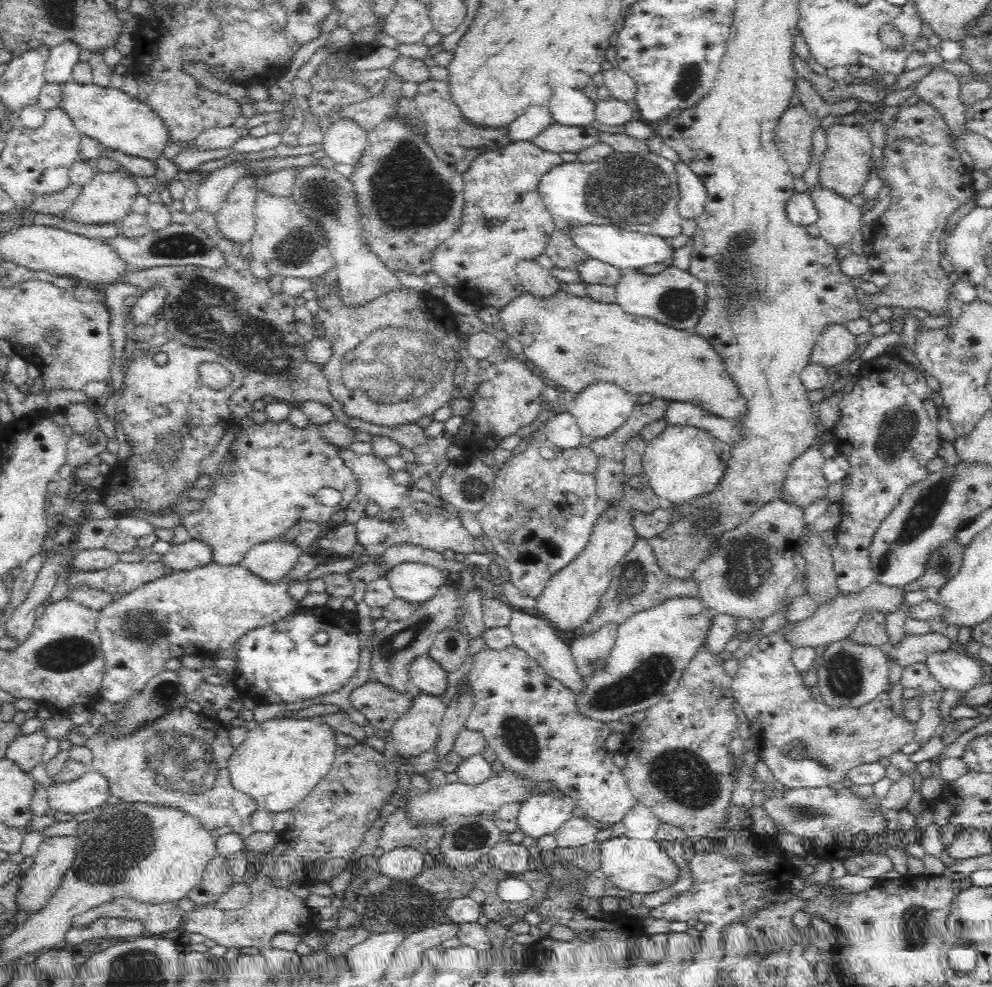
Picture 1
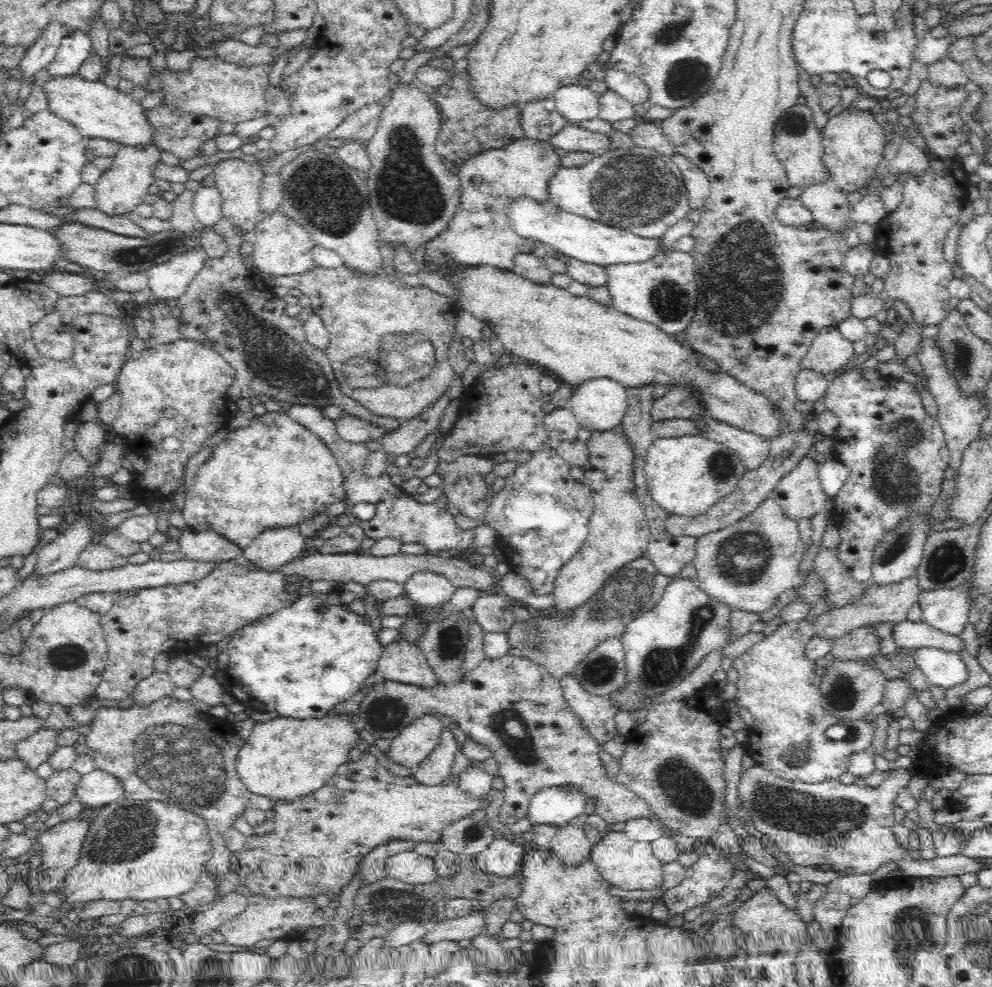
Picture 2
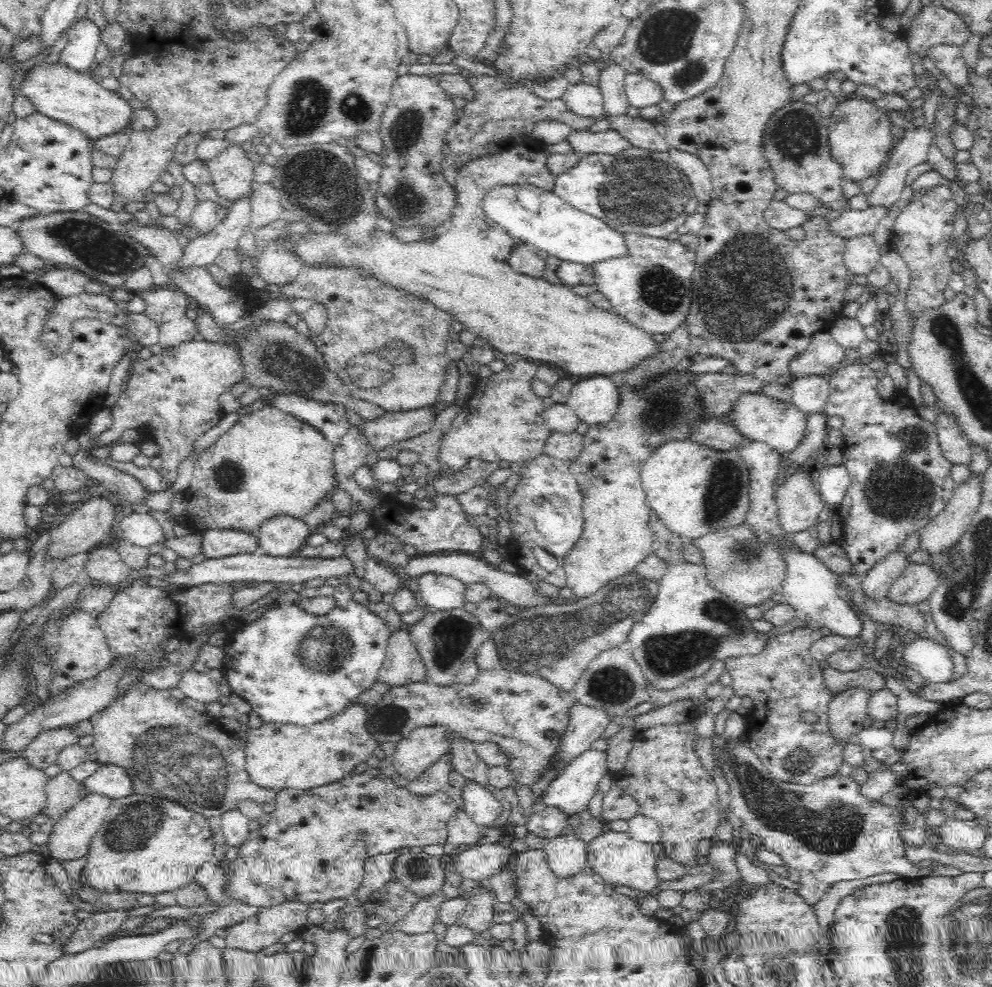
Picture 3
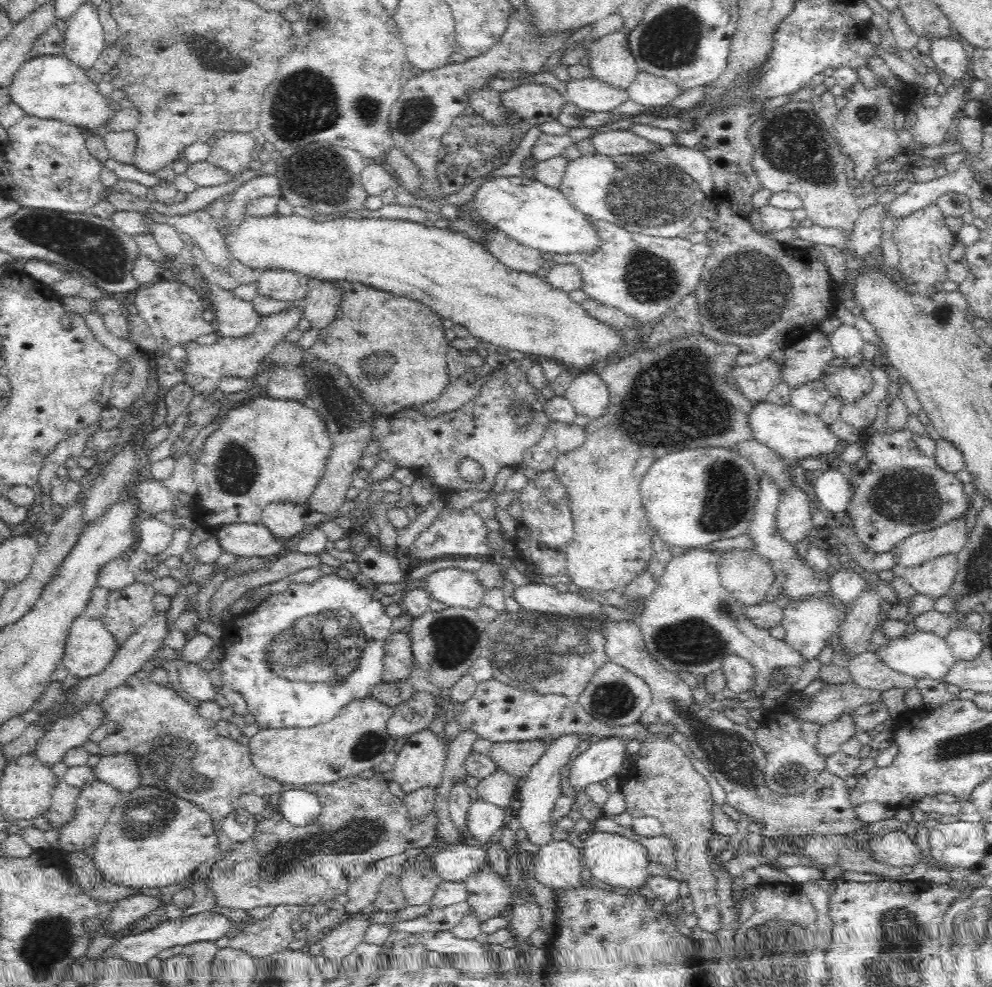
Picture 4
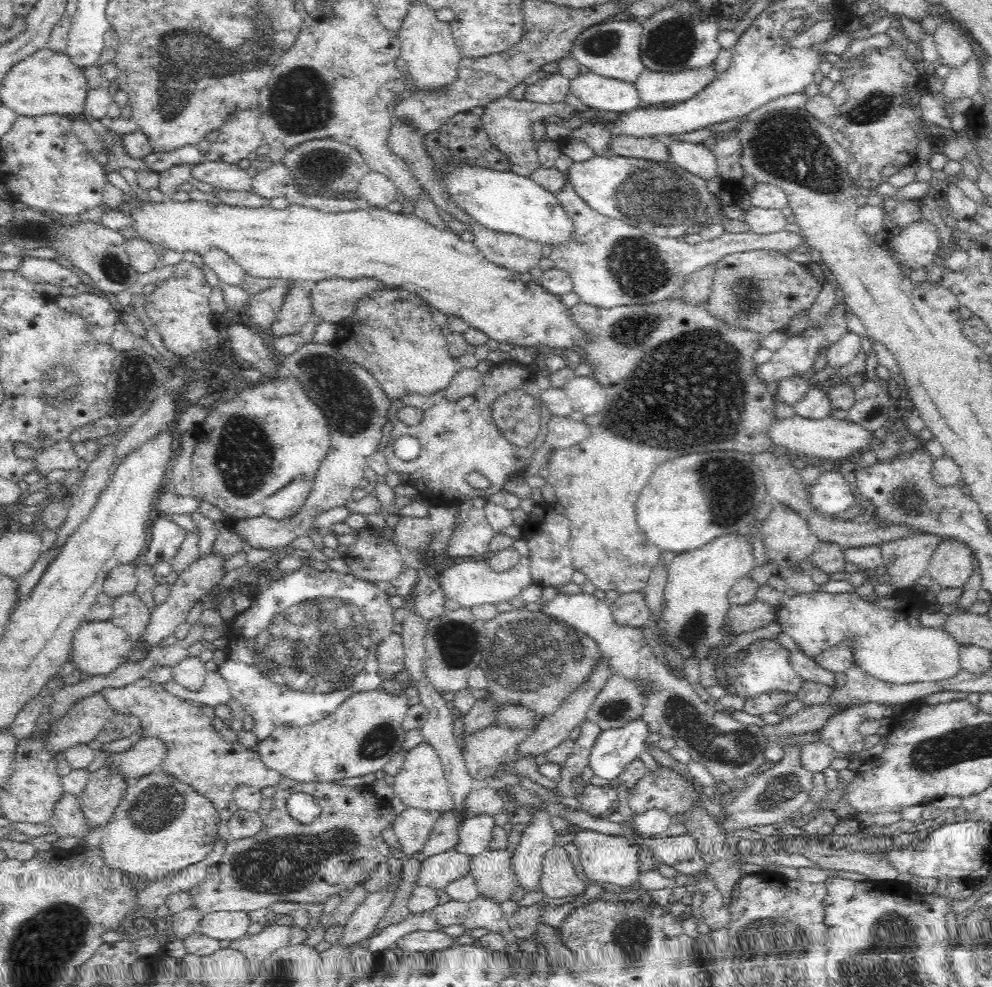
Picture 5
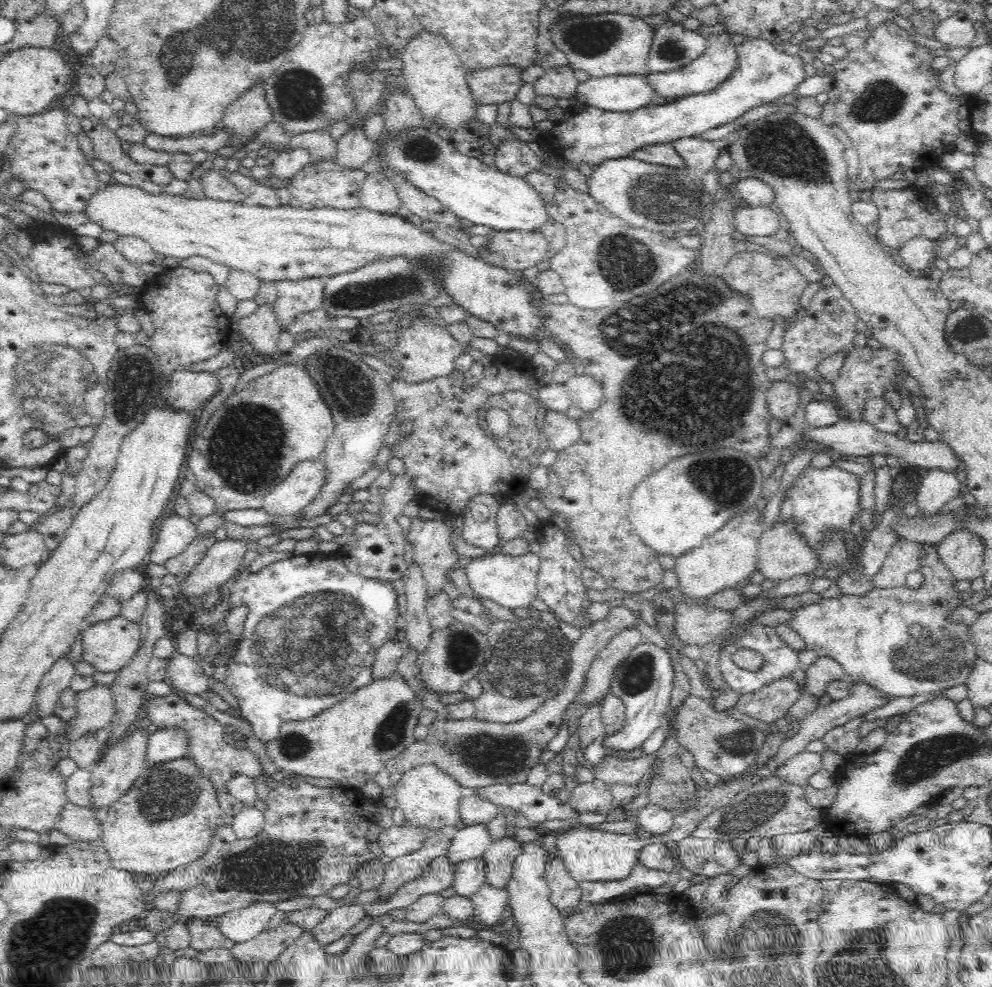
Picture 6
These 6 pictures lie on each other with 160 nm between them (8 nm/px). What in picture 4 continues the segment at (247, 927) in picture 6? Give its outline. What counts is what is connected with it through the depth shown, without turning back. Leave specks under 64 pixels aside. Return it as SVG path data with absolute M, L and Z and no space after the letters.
M213 911L204 912L196 916L180 917L177 920L167 920L158 924L154 929L140 934L127 934L120 940L116 941L111 947L108 947L103 954L106 956L115 956L123 958L125 963L136 963L142 966L146 965L146 962L153 956L156 956L158 952L166 950L171 946L186 946L192 944L192 942L214 942L218 938L226 936L232 932L235 923L230 918L224 916L224 914L214 913Z

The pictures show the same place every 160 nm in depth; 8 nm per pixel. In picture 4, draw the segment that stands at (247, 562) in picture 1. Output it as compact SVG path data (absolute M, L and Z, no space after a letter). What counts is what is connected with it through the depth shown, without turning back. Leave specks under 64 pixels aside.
M271 503L264 508L261 523L266 525L278 540L289 540L304 528L303 518L307 514L308 508L296 503Z

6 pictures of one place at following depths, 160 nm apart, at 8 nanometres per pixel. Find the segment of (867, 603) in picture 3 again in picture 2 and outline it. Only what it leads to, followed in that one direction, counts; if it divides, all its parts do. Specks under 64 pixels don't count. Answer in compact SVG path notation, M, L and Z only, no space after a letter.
M824 546L814 559L813 570L821 576L827 588L825 603L814 603L804 621L813 624L817 616L829 609L840 608L855 603L867 591L867 582L858 582L852 578L841 565L836 553Z

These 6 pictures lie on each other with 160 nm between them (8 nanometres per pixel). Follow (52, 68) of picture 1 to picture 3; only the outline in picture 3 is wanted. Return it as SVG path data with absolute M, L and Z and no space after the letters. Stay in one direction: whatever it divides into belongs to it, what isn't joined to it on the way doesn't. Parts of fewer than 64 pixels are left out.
M90 18L76 20L68 29L68 40L59 61L80 73L86 73L96 62L96 48L101 43L101 31Z

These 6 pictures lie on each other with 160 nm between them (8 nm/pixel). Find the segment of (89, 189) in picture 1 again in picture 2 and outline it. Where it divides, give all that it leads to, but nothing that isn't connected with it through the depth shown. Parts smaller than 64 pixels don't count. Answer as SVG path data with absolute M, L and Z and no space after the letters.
M153 142L142 146L122 145L118 154L113 156L112 167L93 185L97 200L97 209L110 216L122 216L144 202L148 187L156 183L154 168L160 164L162 150Z

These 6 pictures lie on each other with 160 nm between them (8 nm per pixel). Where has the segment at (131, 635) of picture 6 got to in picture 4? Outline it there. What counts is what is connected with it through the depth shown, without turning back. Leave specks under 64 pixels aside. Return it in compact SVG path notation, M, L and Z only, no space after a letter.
M80 615L72 624L61 665L70 675L85 679L100 674L116 656L120 647L114 635L106 628L102 619L88 618Z

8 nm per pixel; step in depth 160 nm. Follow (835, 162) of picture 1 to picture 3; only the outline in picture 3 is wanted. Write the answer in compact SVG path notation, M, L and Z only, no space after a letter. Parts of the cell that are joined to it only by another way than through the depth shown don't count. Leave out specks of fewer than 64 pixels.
M847 96L845 101L842 101L832 116L827 121L829 127L829 143L831 144L831 155L835 162L838 162L843 169L843 178L848 180L864 180L869 176L879 172L882 162L886 162L891 154L894 146L894 137L890 133L892 121L888 116L888 111L877 107L872 100L866 98Z

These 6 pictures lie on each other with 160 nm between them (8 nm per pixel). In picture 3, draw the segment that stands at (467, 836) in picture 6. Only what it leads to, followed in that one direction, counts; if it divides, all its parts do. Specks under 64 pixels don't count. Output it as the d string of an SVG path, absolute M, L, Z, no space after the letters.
M468 781L463 786L463 809L480 829L494 827L498 817L502 814L502 805L486 786L474 781Z

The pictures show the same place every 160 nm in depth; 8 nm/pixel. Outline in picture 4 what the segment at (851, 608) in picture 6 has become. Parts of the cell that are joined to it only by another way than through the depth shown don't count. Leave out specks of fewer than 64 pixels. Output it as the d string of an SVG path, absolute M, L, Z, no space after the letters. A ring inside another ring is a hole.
M831 593L820 594L820 596L810 594L802 600L788 599L782 604L781 625L785 630L785 642L806 660L816 659L823 649L836 639L849 610L850 606ZM916 629L912 634L904 634L887 640L886 646L874 653L882 661L882 665L890 667L892 671L896 671L900 675L914 677L915 679L940 680L940 678L944 678L948 674L957 661L946 638L936 636L932 632Z

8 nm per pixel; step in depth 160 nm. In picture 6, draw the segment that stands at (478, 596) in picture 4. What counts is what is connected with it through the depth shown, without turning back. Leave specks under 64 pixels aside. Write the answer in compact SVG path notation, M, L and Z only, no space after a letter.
M491 551L481 557L464 562L469 584L478 596L488 598L504 608L530 608L532 602L538 598L537 574L540 568L540 557L528 551L520 556L508 556L500 552Z

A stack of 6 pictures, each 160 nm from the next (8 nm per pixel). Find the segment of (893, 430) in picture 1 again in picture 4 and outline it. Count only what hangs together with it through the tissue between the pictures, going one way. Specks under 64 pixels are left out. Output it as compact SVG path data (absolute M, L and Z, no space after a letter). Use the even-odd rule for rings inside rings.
M860 366L833 369L824 375L822 381L831 397L840 397L846 403L855 402L872 387L871 372ZM883 427L877 436L870 440L866 456L851 465L854 498L848 504L843 516L854 527L866 552L888 552L892 546L896 546L898 542L902 542L912 534L944 526L944 523L966 516L971 501L965 494L960 479L938 467L935 459L936 448L937 442L931 440L926 434L915 436L906 429L904 432L894 432L894 436L888 436Z

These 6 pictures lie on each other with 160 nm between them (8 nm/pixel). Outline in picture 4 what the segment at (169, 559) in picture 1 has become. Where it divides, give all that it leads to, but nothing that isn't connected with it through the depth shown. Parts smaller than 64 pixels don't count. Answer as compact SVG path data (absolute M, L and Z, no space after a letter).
M263 523L222 525L213 530L225 552L239 557L273 557L284 552L288 540L278 540Z

